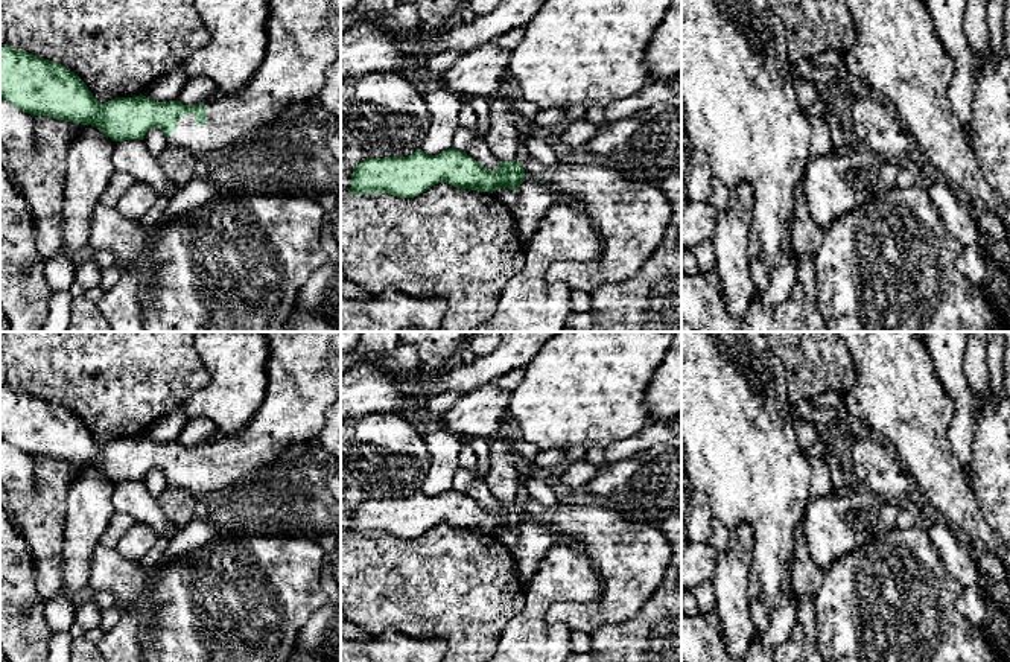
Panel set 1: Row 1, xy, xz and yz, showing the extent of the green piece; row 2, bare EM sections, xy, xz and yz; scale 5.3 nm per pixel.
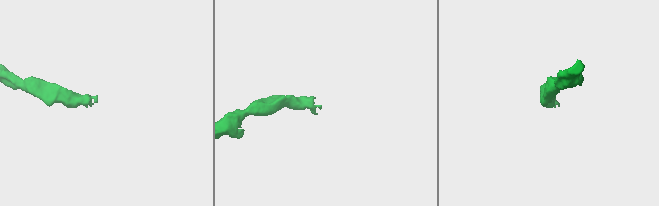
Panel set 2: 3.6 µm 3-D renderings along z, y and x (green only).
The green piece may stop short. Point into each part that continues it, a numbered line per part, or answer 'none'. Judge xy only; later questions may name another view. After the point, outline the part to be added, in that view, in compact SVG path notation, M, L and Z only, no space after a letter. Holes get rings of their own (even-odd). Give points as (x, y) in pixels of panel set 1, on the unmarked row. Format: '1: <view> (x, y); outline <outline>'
1: xy (303, 367); outline M265 332L269 342L268 385L263 403L256 411L248 426L234 435L218 435L204 443L207 463L198 466L195 455L184 455L176 463L176 472L167 484L186 489L196 498L207 498L237 484L243 476L274 463L297 446L318 440L326 426L327 411L341 397L341 332Z

